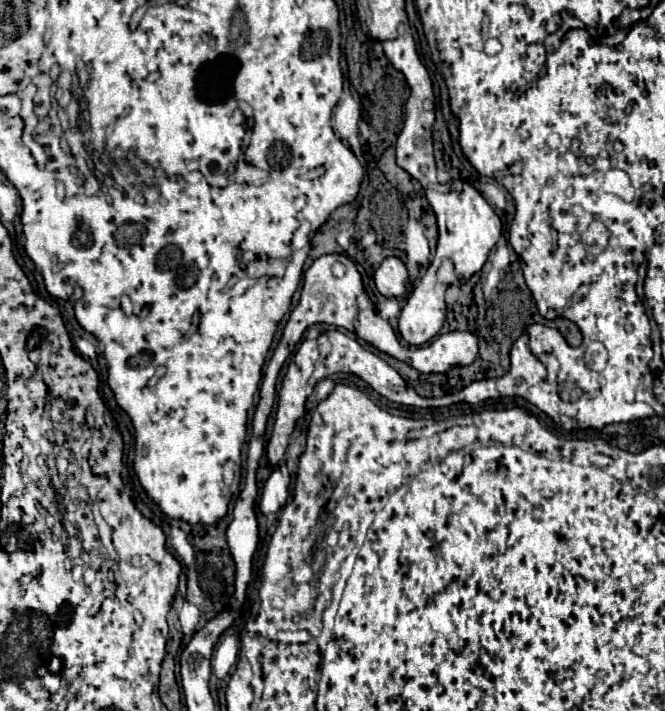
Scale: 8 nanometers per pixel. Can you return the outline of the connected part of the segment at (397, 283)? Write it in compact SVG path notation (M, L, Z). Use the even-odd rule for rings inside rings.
M391 256L391 258L385 258L381 262L381 266L375 270L373 280L375 281L377 290L383 296L387 296L387 298L399 298L407 290L409 276L407 276L405 264L399 258Z

